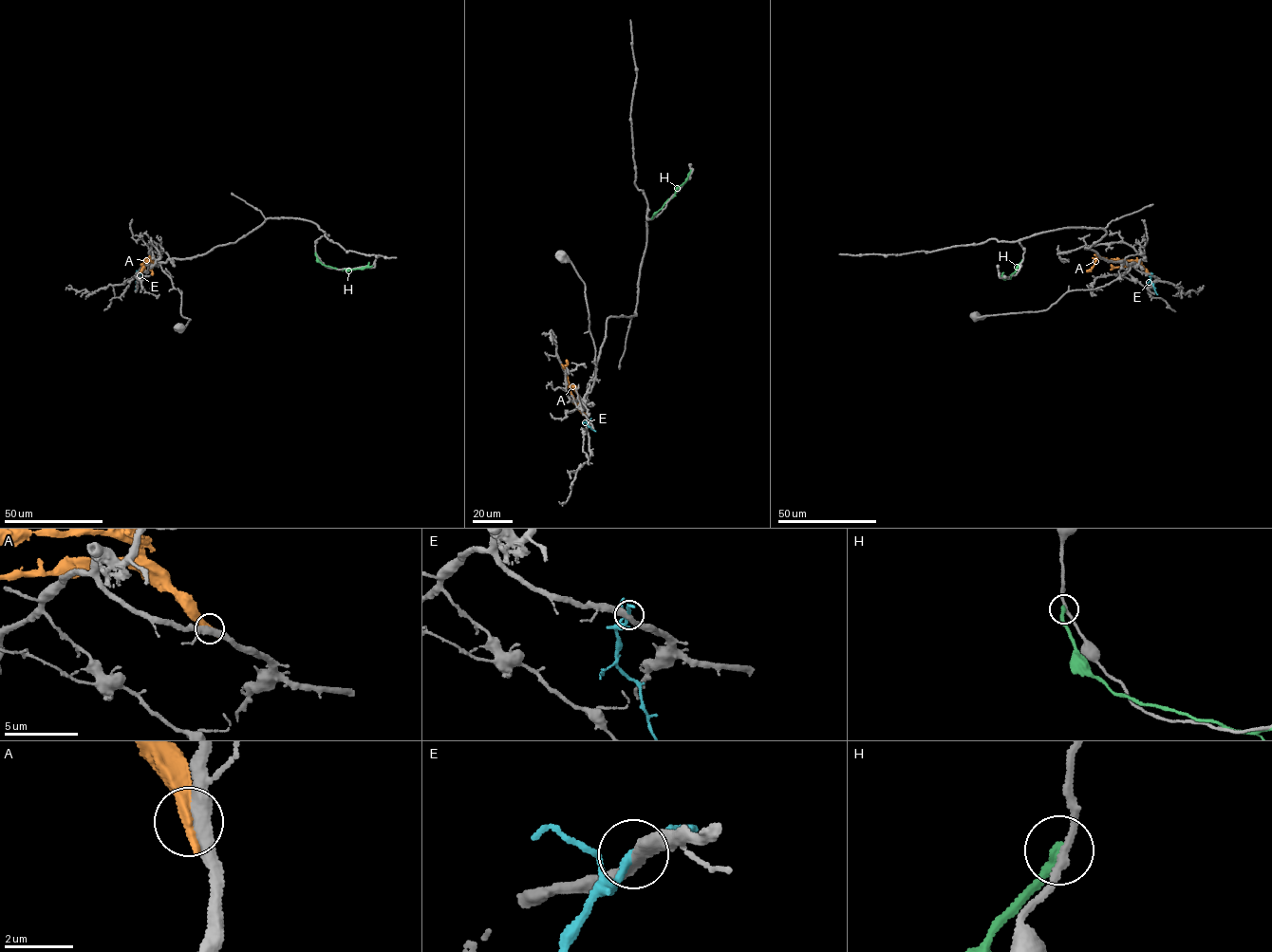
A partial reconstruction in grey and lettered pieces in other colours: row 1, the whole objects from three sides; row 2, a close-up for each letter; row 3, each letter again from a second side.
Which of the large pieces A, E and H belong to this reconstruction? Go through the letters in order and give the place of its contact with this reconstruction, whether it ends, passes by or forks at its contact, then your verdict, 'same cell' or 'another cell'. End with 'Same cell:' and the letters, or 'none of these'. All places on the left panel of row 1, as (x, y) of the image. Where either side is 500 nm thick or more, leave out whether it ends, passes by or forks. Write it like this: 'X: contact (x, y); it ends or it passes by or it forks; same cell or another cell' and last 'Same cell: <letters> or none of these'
A: contact (142, 271); it ends; another cell
E: contact (141, 272); it passes by; another cell
H: contact (315, 252); it ends; another cell
Same cell: none of these

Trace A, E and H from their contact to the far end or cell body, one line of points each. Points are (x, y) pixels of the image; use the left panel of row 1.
A: (142, 271), (144, 262), (153, 258), (153, 274)
E: (141, 272), (136, 282), (136, 292)
H: (315, 252), (323, 264), (339, 270), (363, 269), (372, 266)

